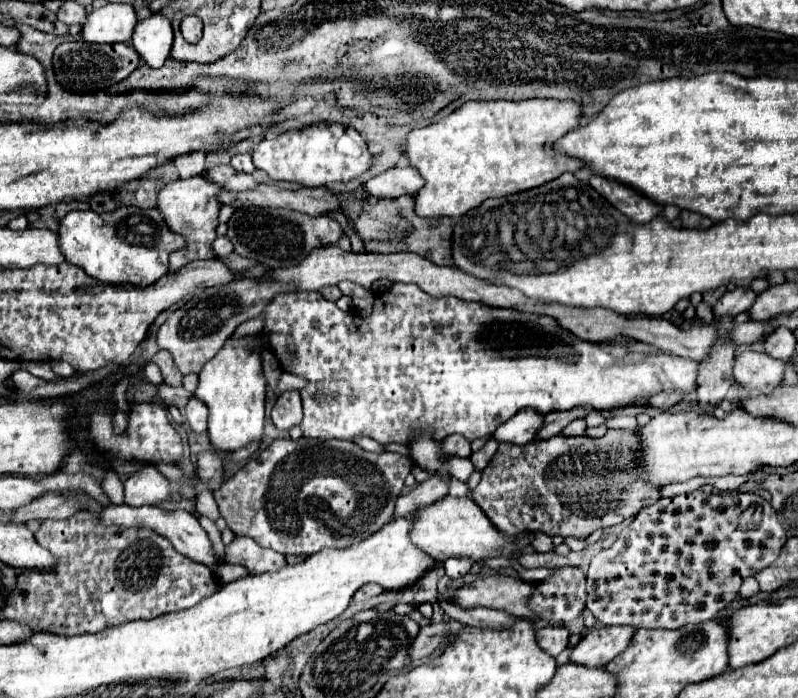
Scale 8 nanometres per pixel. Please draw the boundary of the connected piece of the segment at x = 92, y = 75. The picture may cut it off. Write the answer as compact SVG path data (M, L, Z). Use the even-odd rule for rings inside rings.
M65 41L53 53L53 71L57 83L71 93L91 93L113 87L121 83L127 75L131 75L139 67L139 57L133 53L131 45L115 43L115 45L97 45L85 41Z

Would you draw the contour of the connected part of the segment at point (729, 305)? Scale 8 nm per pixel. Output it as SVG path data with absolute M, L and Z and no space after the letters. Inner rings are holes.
M737 287L735 291L727 291L713 305L713 315L715 317L725 317L725 315L743 313L753 303L753 297L755 297L755 293L749 287Z

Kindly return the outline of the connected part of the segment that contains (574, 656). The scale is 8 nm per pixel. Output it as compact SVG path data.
M631 625L593 629L571 651L571 661L581 661L581 665L607 665L629 647L633 633L635 627Z

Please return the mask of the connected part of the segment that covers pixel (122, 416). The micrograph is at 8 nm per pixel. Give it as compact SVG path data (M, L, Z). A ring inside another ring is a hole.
M121 409L115 411L115 415L113 415L113 429L115 429L115 433L117 433L117 435L125 433L127 425L129 425L129 413L125 413L125 411L121 411Z

